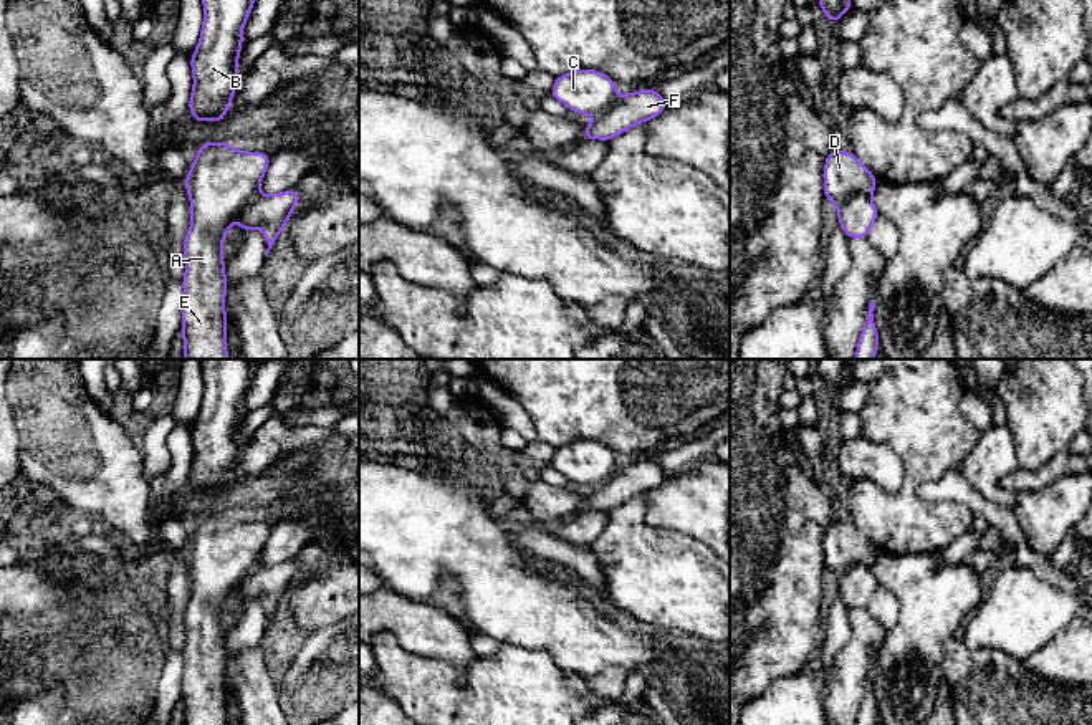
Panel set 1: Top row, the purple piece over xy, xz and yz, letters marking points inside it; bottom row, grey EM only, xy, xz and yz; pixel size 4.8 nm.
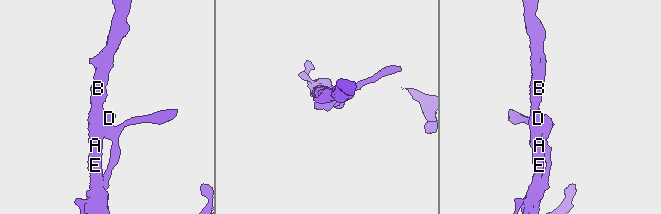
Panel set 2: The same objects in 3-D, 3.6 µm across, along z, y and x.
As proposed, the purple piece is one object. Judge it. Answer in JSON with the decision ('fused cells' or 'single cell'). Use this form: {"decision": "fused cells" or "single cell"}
{"decision": "single cell"}

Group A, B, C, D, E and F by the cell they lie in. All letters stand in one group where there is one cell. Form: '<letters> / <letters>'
A B C D E F

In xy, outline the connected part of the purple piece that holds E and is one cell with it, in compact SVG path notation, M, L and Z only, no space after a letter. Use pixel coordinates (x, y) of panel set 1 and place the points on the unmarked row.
M222 510L202 515L190 535L184 551L192 586L184 609L184 725L228 725L222 614L230 596L237 591L243 604L260 598L268 627L301 571L298 559L260 564L270 530L265 523L235 521Z

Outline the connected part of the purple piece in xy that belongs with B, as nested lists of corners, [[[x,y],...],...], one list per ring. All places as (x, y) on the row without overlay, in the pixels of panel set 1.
[[[202,359],[204,396],[190,427],[194,459],[189,482],[194,493],[215,490],[223,495],[240,452],[242,404],[255,369],[251,359]]]

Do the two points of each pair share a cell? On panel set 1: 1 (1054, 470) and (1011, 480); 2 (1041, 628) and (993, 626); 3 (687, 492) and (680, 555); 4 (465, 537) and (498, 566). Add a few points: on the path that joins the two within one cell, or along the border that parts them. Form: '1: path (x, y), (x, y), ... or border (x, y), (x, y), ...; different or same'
1: path (1044, 477), (1021, 480); same
2: path (1029, 626), (1005, 626); same
3: border (644, 522), (687, 533), (712, 552); different
4: path (474, 545), (490, 561); same

